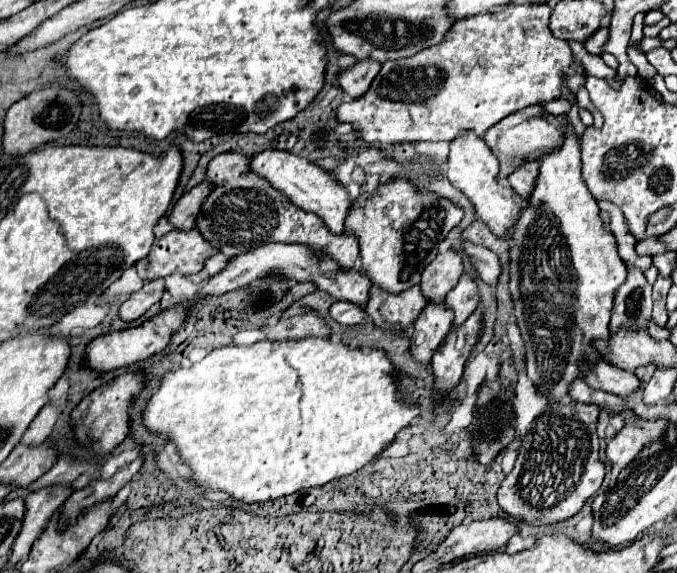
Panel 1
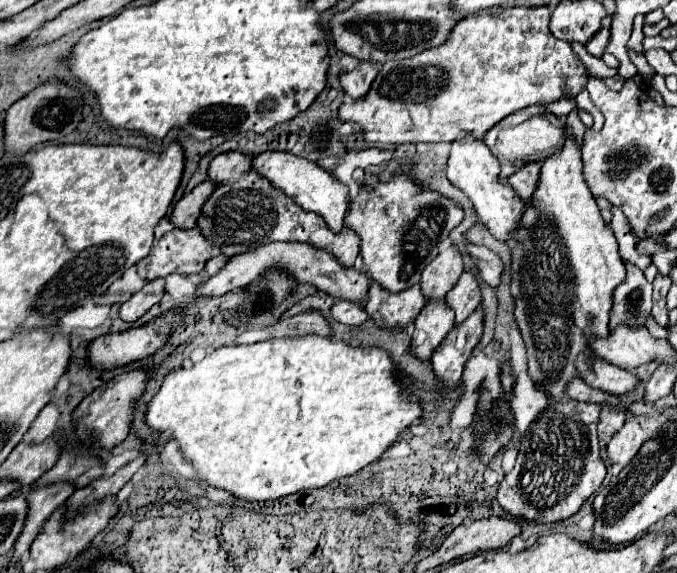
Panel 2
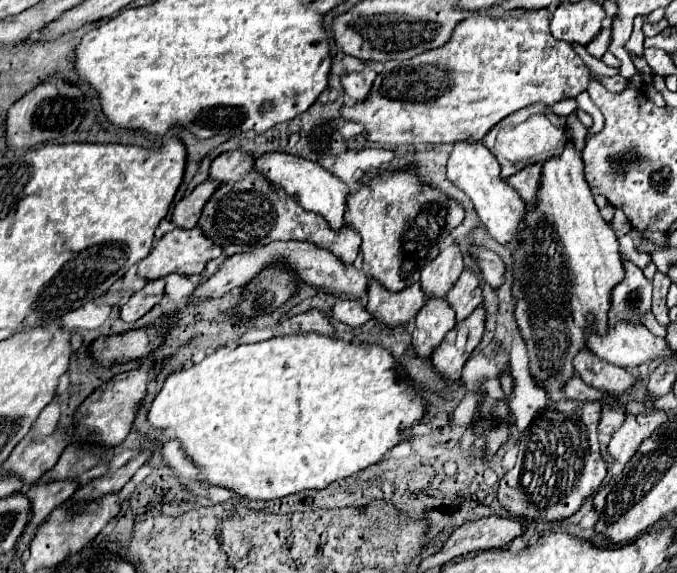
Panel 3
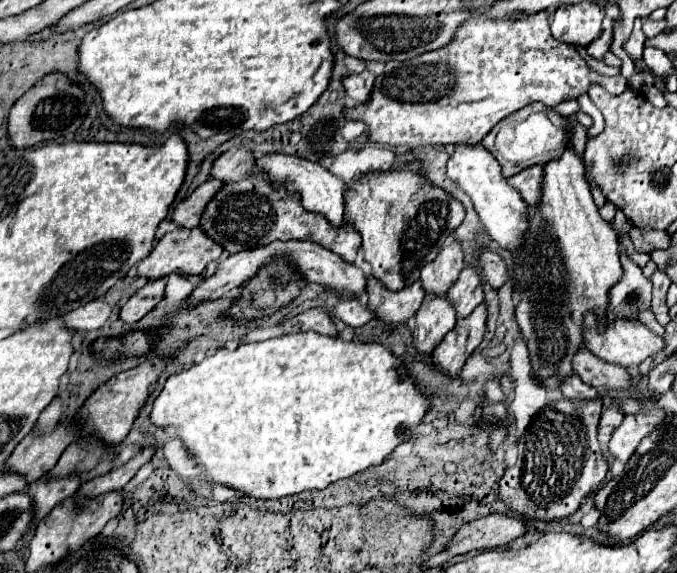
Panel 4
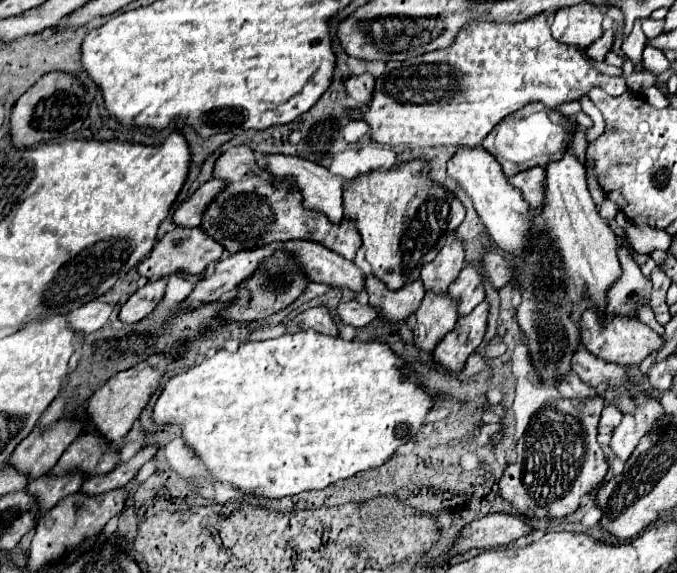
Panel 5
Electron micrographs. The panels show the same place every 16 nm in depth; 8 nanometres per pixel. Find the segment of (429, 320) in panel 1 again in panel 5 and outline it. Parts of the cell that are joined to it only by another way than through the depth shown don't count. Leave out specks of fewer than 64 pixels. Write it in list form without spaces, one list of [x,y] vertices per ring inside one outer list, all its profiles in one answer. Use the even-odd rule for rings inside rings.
[[[426,292],[420,308],[414,312],[414,344],[420,350],[432,352],[438,342],[456,326],[458,302],[446,292]]]

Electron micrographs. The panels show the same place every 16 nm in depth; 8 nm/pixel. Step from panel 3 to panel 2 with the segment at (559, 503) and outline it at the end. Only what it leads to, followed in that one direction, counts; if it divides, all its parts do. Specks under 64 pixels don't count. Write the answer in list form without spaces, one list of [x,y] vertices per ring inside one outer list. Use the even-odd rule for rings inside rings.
[[[554,402],[550,404],[526,432],[520,442],[516,466],[504,476],[498,488],[498,502],[514,518],[524,518],[536,524],[552,524],[566,520],[580,510],[586,498],[590,498],[606,476],[606,464],[600,458],[600,446],[596,436],[596,424],[600,416],[600,404],[592,402]],[[554,434],[568,434],[554,446]]]

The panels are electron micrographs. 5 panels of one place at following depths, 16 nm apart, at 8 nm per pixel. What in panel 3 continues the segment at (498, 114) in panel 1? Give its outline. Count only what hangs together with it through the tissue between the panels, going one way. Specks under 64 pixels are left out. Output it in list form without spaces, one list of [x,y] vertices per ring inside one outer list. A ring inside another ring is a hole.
[[[514,10],[504,18],[474,14],[456,28],[446,46],[428,50],[410,60],[386,62],[384,72],[378,74],[374,80],[368,100],[354,106],[344,106],[342,118],[362,122],[366,126],[366,138],[370,142],[390,146],[456,144],[464,140],[480,142],[492,130],[492,126],[496,126],[508,114],[534,102],[552,106],[560,100],[576,98],[578,94],[586,92],[592,80],[600,80],[604,86],[608,86],[608,92],[620,92],[620,74],[612,78],[592,74],[584,60],[574,52],[572,44],[556,40],[550,34],[548,10]]]

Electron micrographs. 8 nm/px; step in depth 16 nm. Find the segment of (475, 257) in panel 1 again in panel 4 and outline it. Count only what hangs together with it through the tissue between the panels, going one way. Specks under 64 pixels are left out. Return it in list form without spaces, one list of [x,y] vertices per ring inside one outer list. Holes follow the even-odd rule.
[[[484,250],[480,254],[480,268],[482,268],[482,276],[484,280],[492,286],[492,288],[500,288],[506,284],[508,280],[508,264],[504,262],[504,258],[492,250]]]

